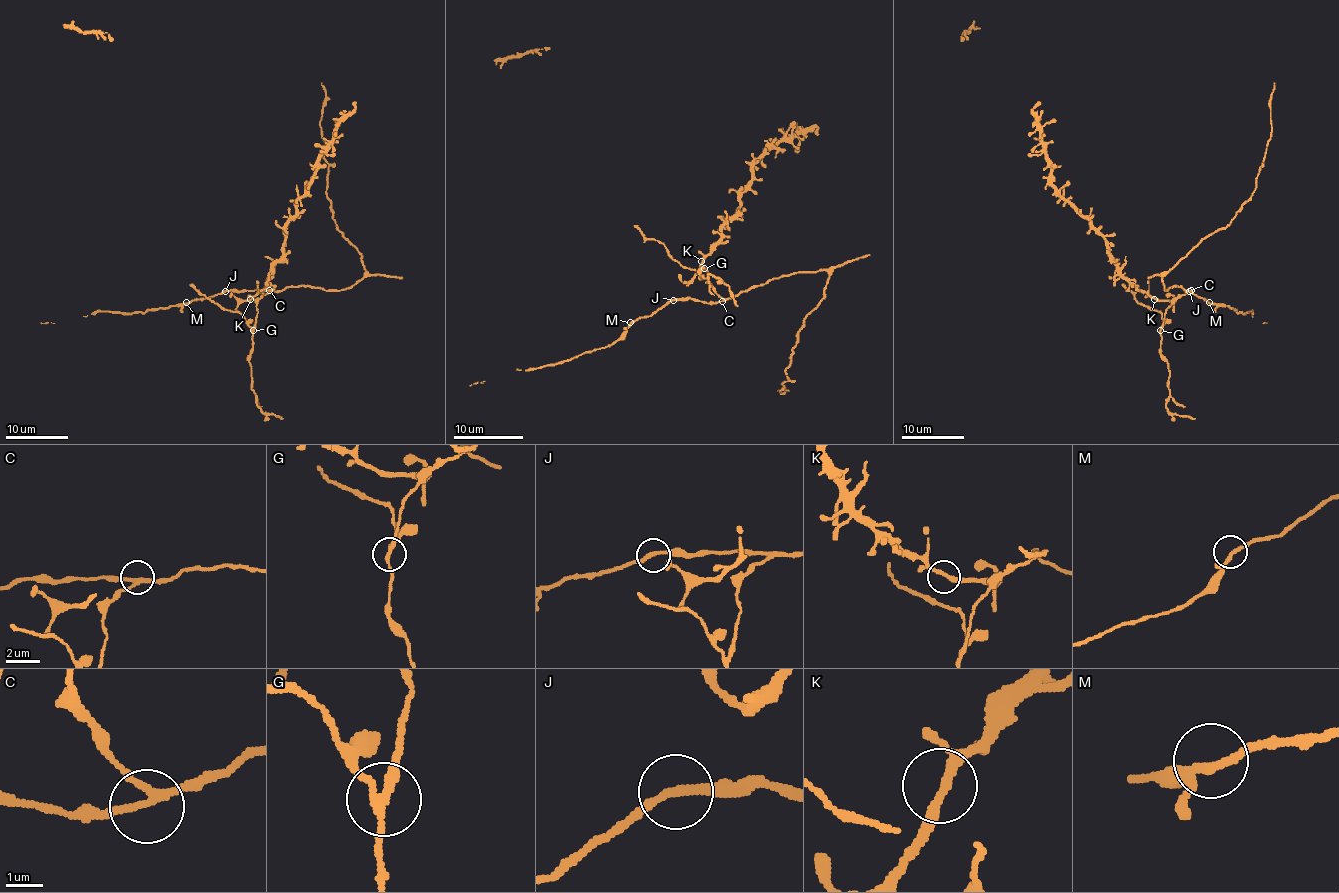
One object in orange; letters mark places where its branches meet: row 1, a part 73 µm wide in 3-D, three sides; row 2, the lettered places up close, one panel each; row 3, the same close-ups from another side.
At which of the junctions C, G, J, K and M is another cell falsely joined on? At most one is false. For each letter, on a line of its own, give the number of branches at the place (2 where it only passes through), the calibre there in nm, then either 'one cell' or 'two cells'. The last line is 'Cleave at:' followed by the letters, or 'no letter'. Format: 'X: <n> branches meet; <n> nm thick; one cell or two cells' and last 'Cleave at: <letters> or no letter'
C: 3 branches meet; 190 nm thick; one cell
G: 3 branches meet; 190 nm thick; two cells
J: 2 branches meet; 200 nm thick; one cell
K: 3 branches meet; 200 nm thick; one cell
M: 2 branches meet; 200 nm thick; one cell
Cleave at: G

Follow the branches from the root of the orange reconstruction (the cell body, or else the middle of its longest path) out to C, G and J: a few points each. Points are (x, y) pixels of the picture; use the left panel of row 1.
C: (272, 269), (269, 282), (249, 301), (256, 301), (269, 290)
G: (272, 269), (269, 282), (249, 301), (256, 302), (258, 312), (253, 331)
J: (272, 269), (269, 282), (249, 301), (256, 301), (269, 291), (225, 291)

